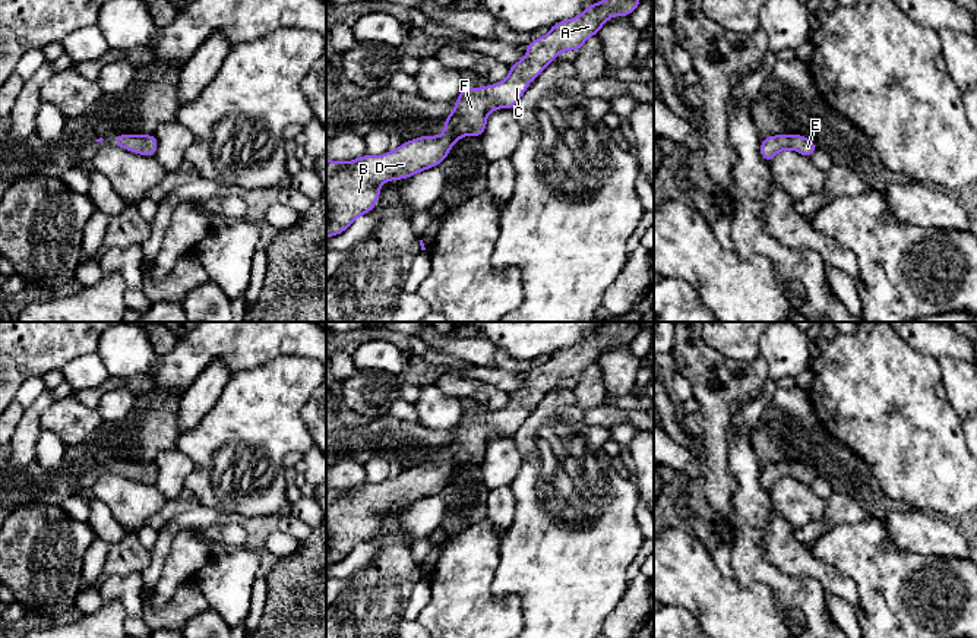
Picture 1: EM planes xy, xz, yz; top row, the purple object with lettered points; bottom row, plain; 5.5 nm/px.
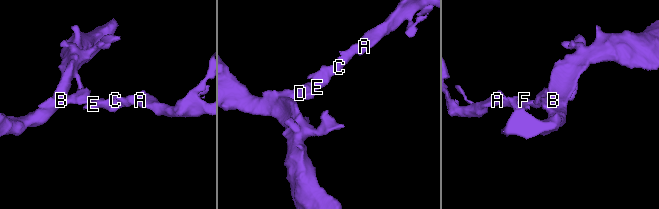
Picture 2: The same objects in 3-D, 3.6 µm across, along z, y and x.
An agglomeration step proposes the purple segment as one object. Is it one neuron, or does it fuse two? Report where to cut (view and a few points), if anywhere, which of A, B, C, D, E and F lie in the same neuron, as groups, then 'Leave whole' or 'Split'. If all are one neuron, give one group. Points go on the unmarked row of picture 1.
No split. Groups: A B C D E F. Leave whole

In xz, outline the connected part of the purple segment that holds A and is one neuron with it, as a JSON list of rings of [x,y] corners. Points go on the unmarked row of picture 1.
[[[607,322],[606,325],[607,328],[604,331],[598,329],[589,332],[576,345],[556,350],[551,353],[548,361],[532,367],[527,373],[527,385],[509,394],[509,404],[503,410],[483,416],[464,414],[455,430],[455,436],[445,446],[445,458],[440,465],[426,462],[402,470],[398,477],[379,484],[366,481],[348,490],[326,487],[326,565],[344,560],[355,546],[369,541],[377,531],[382,511],[412,505],[420,499],[440,493],[448,484],[450,476],[462,464],[474,462],[483,465],[487,445],[491,438],[513,438],[515,432],[525,421],[529,410],[537,405],[562,379],[573,378],[578,380],[585,367],[597,363],[600,356],[611,344],[629,344],[642,329],[639,322]]]

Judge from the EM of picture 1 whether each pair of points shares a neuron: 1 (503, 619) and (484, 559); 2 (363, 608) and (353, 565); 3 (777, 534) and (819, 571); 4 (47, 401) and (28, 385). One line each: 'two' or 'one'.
1: one
2: two
3: one
4: two

